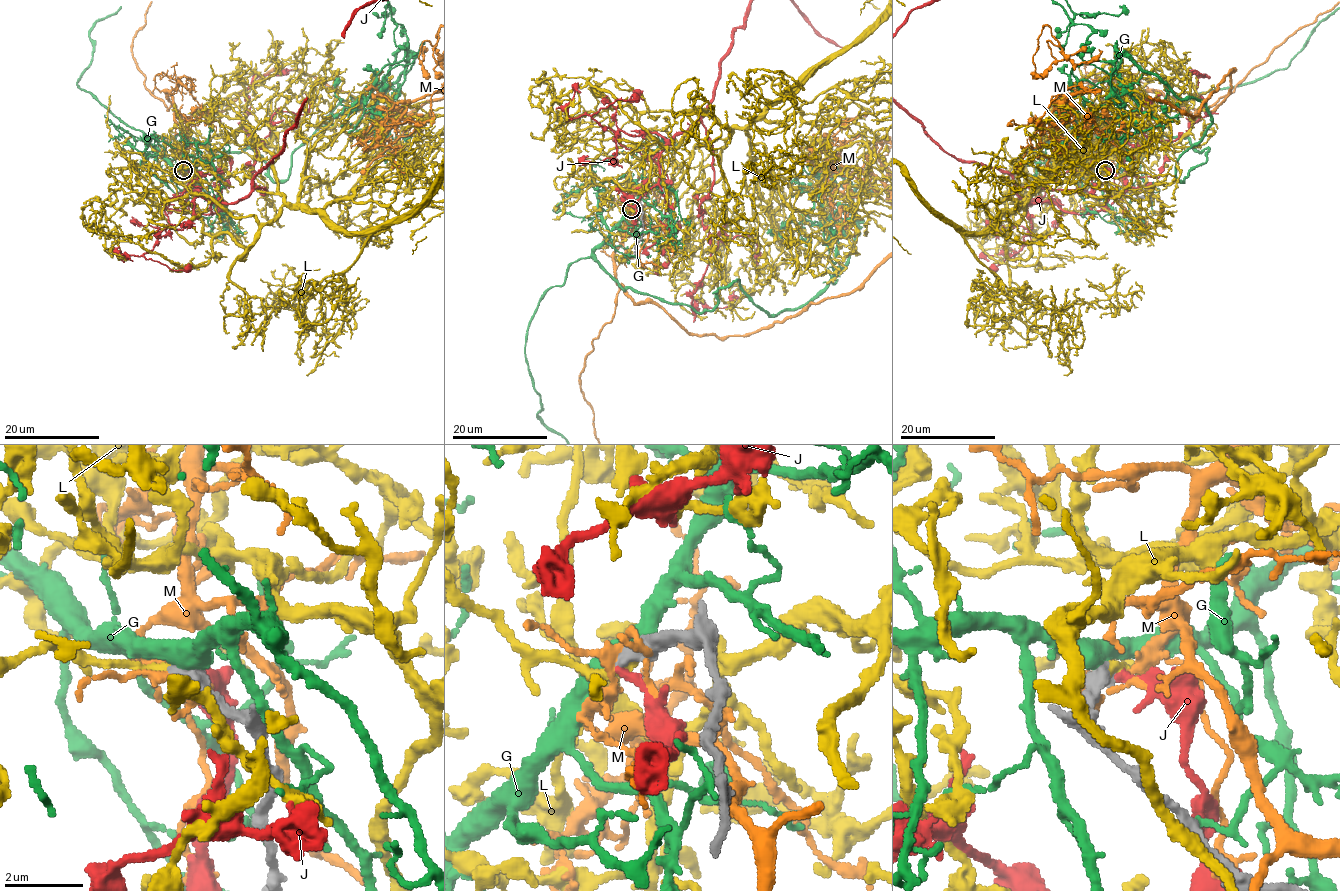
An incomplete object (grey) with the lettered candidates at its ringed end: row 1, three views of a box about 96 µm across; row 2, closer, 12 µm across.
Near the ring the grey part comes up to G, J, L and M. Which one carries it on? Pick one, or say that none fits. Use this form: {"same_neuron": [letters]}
{"same_neuron": ["L"]}

